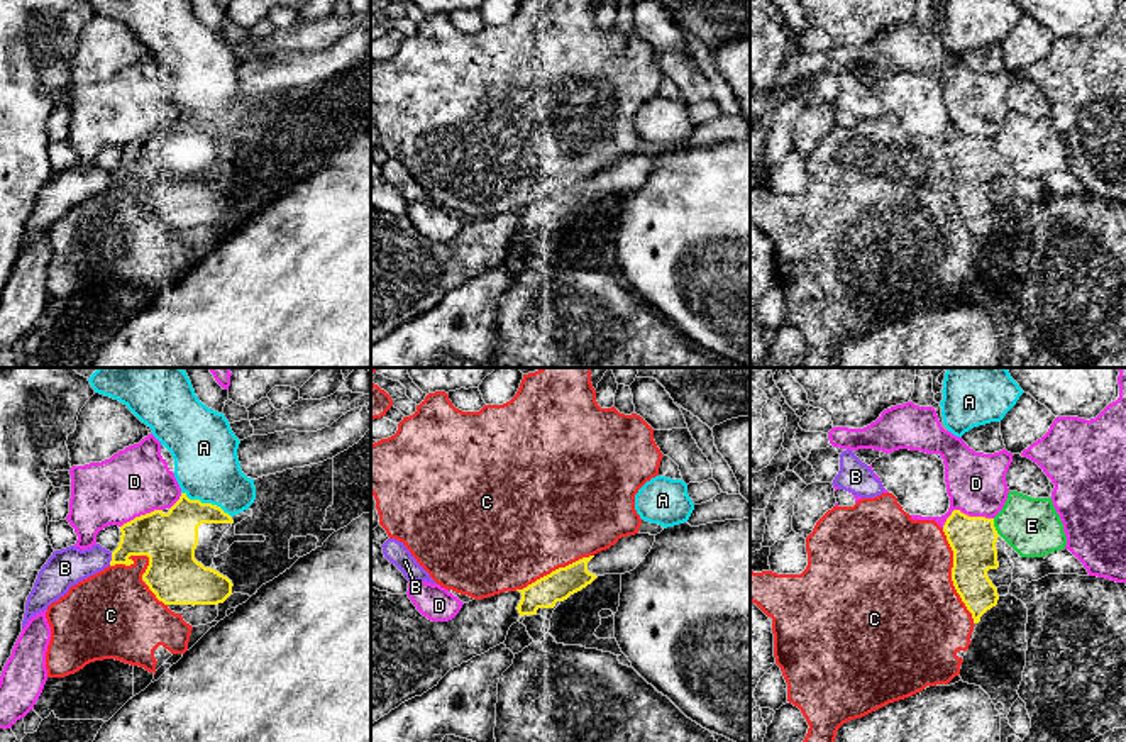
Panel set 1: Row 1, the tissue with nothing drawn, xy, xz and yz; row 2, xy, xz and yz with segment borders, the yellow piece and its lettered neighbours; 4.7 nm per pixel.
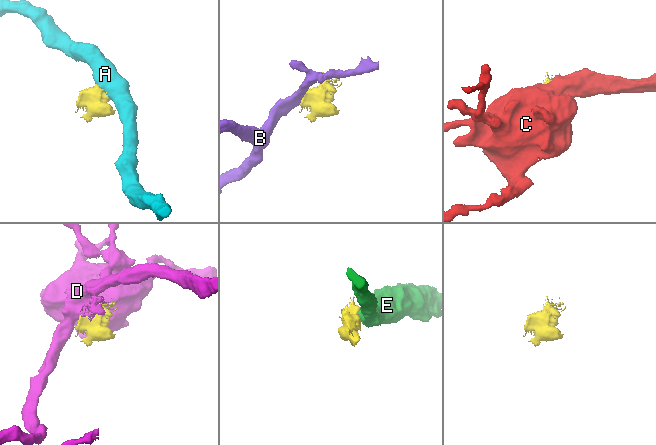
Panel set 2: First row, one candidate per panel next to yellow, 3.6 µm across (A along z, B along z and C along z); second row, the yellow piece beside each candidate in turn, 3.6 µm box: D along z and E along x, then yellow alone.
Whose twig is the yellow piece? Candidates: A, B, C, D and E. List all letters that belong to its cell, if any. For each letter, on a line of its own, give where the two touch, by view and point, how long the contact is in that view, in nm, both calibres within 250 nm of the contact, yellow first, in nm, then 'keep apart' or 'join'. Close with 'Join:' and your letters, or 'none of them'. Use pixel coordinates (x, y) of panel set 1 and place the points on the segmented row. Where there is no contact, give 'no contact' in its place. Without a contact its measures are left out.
A: xy (207, 503) | 260 nm | 260/300 nm | keep apart
B: xy (112, 559) | 70 nm | 220/180 nm | keep apart
C: yz (952, 576) | 480 nm | 220/500 nm | keep apart
D: yz (964, 514) | 260 nm | 220/280 nm | keep apart
E: yz (994, 527) | 90 nm | 220/280 nm | keep apart
Join: none of them

